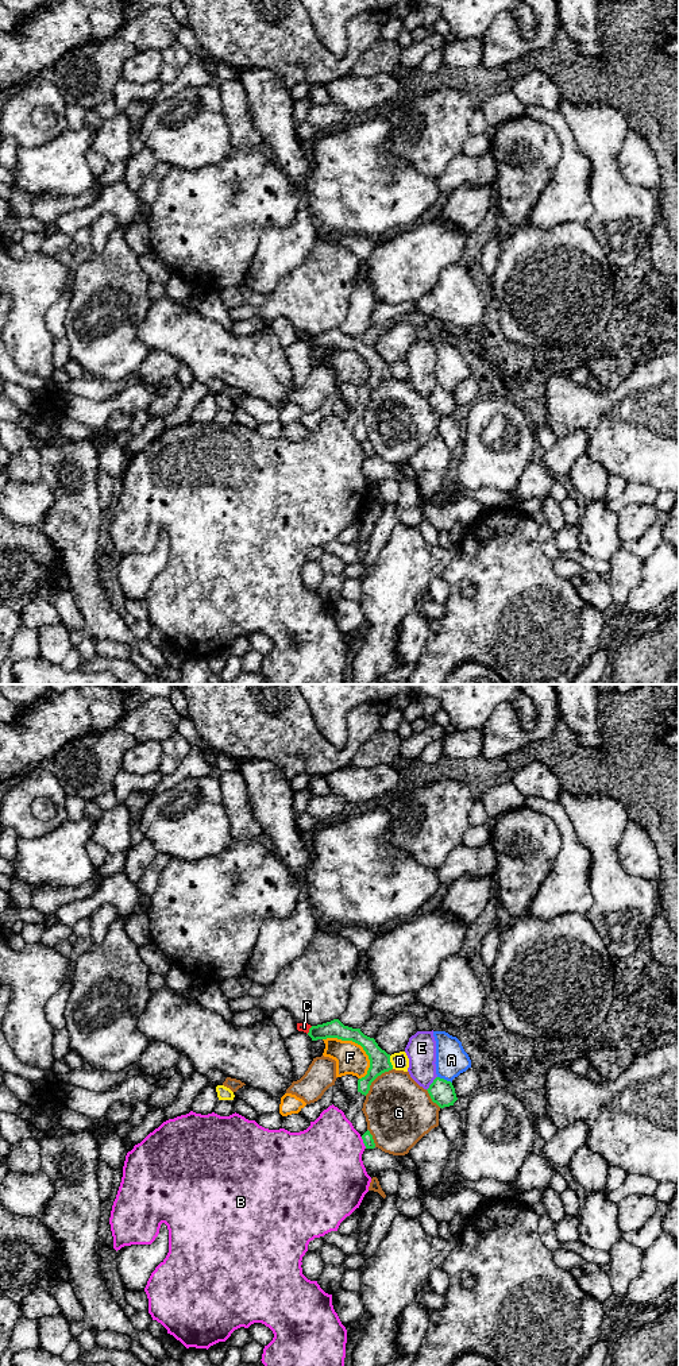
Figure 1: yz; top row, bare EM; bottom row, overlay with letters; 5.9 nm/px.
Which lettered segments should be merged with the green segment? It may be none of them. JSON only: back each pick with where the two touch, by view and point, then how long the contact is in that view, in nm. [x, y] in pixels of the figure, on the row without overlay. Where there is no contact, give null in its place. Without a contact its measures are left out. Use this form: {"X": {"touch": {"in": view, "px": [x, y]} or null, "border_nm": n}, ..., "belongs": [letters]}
{"belongs": []}

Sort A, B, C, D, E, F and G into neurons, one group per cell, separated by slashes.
A / B / C F / D / E / G

